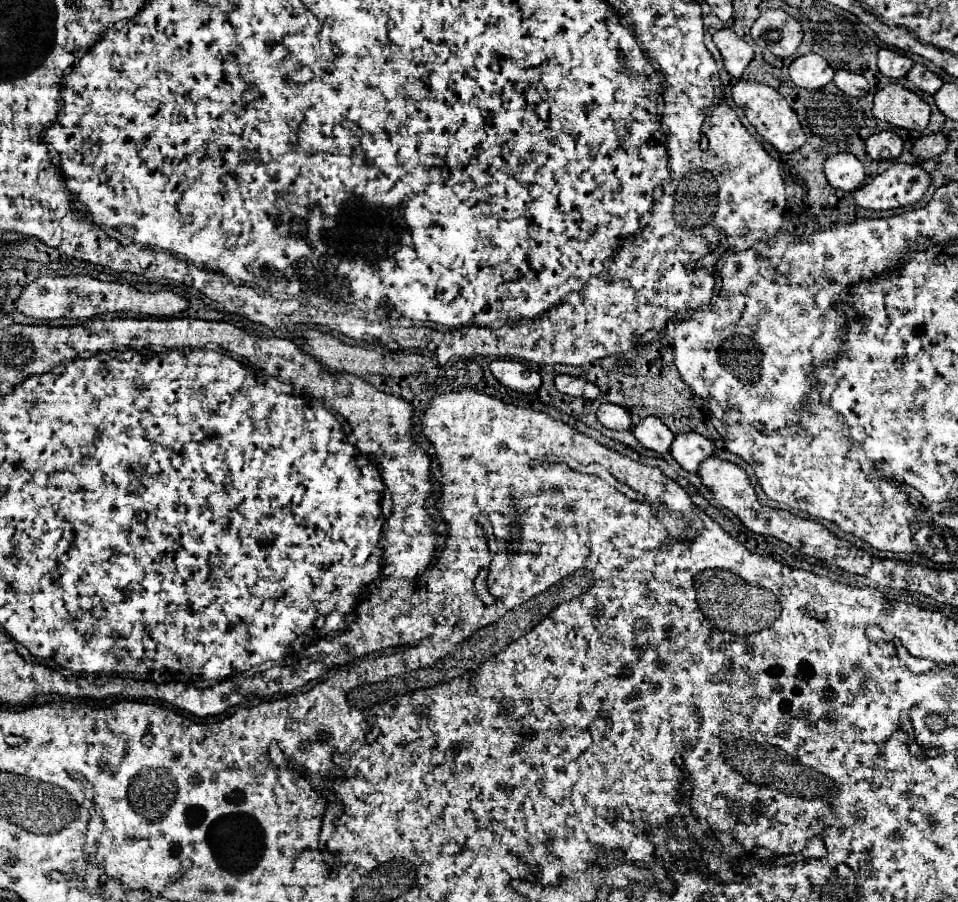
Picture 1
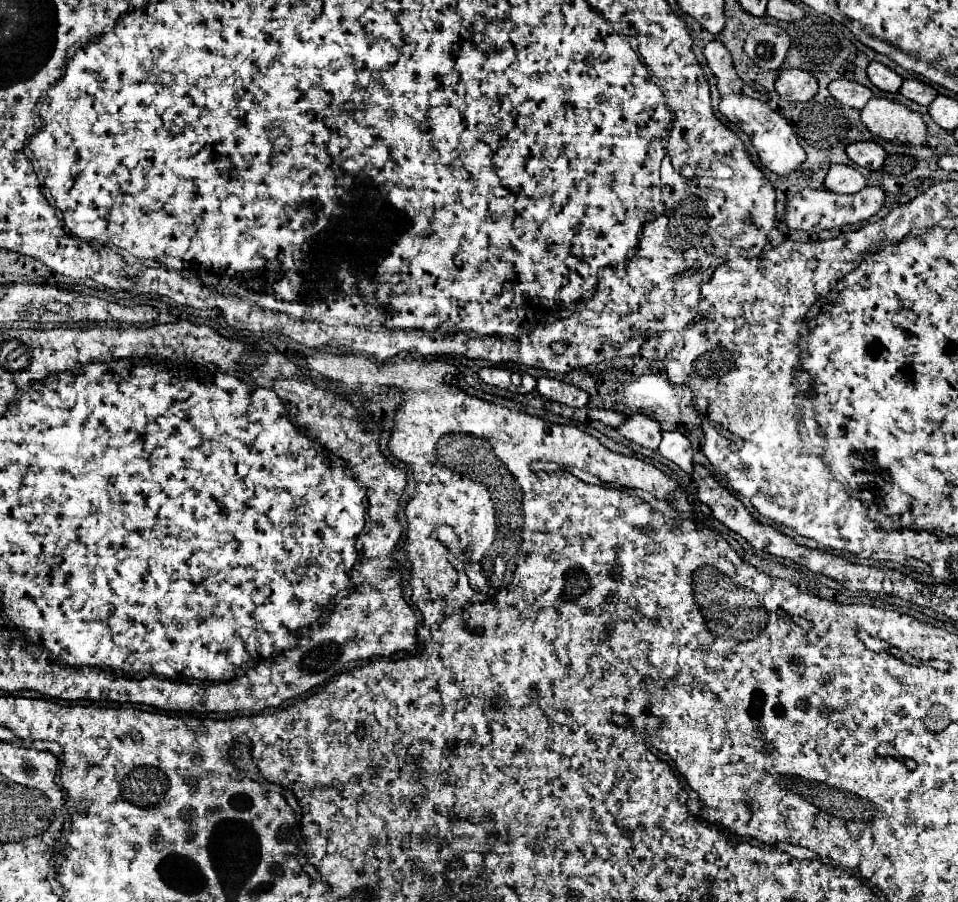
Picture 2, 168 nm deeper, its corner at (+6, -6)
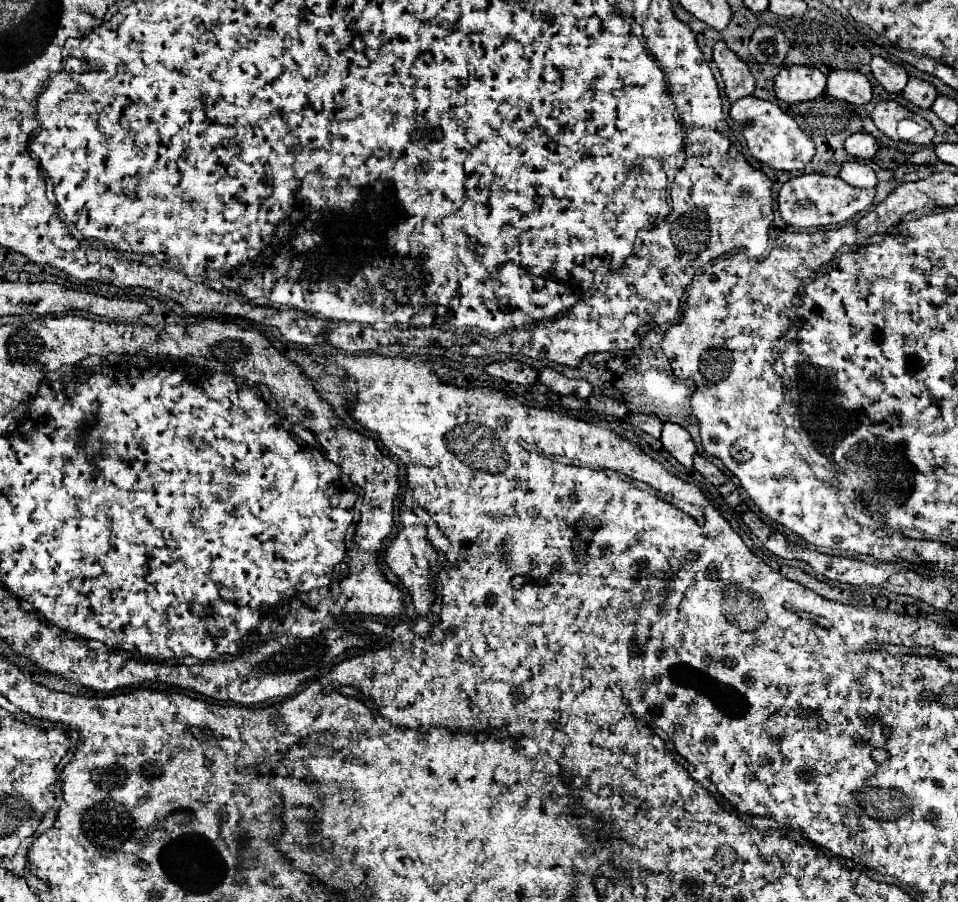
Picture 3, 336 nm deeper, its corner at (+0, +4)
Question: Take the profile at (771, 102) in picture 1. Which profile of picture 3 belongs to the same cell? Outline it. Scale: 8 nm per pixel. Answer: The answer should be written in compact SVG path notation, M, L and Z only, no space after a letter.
M744 96L730 108L730 116L744 126L744 138L750 154L776 170L802 170L814 158L814 142L798 128L796 120L788 116L778 104L756 96Z

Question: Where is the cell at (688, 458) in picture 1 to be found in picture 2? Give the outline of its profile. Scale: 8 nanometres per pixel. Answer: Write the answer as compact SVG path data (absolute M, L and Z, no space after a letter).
M662 432L662 442L658 446L658 452L680 466L684 472L692 472L692 444L690 440L680 432Z

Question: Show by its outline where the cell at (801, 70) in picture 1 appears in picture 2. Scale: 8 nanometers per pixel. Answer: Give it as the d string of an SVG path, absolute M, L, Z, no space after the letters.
M782 70L776 80L776 92L786 102L808 102L818 92L818 82L806 70Z

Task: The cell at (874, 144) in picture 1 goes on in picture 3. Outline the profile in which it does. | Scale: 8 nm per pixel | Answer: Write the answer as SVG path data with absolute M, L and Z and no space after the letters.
M860 132L860 134L852 134L846 140L844 148L846 148L848 154L852 154L856 158L868 158L868 160L872 160L876 156L880 144L878 144L878 140L874 136Z

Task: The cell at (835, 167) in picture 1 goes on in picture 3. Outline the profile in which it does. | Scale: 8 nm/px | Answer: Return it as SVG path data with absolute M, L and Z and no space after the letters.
M842 162L840 174L844 182L856 186L856 188L872 188L876 186L876 174L868 164L862 162Z

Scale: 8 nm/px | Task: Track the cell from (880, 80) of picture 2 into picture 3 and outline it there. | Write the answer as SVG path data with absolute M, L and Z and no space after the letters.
M874 56L870 66L872 66L872 74L880 82L880 86L884 86L888 92L902 92L902 88L908 82L908 74L900 64L890 62L882 56Z

